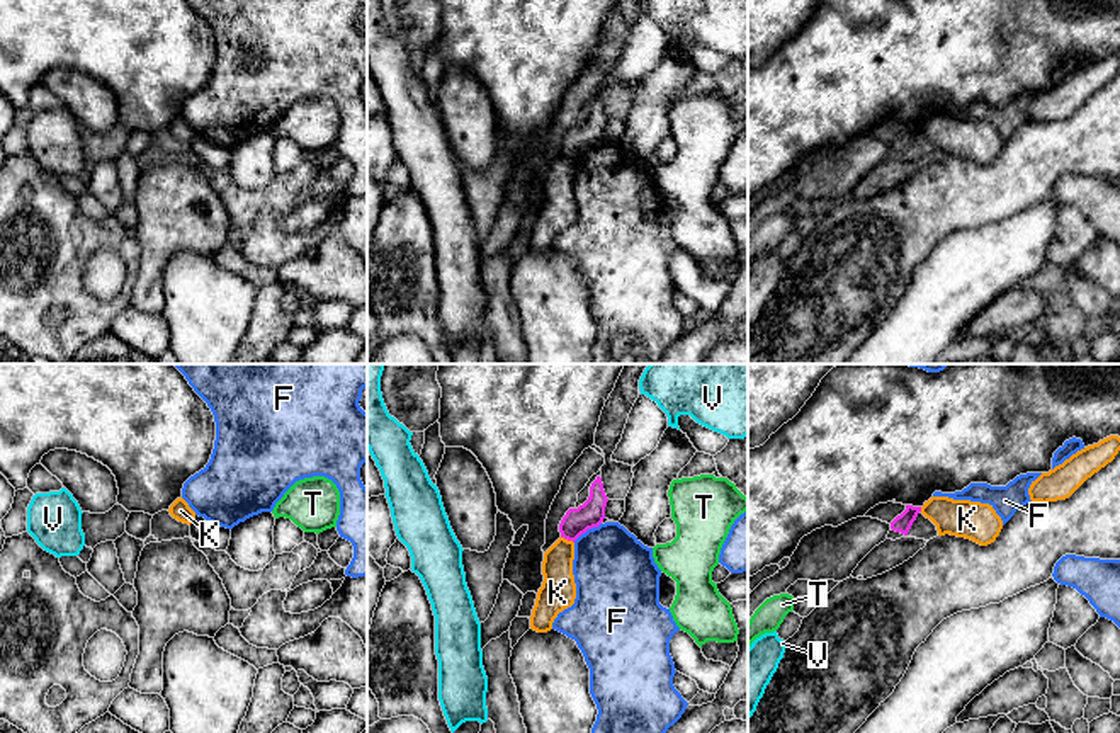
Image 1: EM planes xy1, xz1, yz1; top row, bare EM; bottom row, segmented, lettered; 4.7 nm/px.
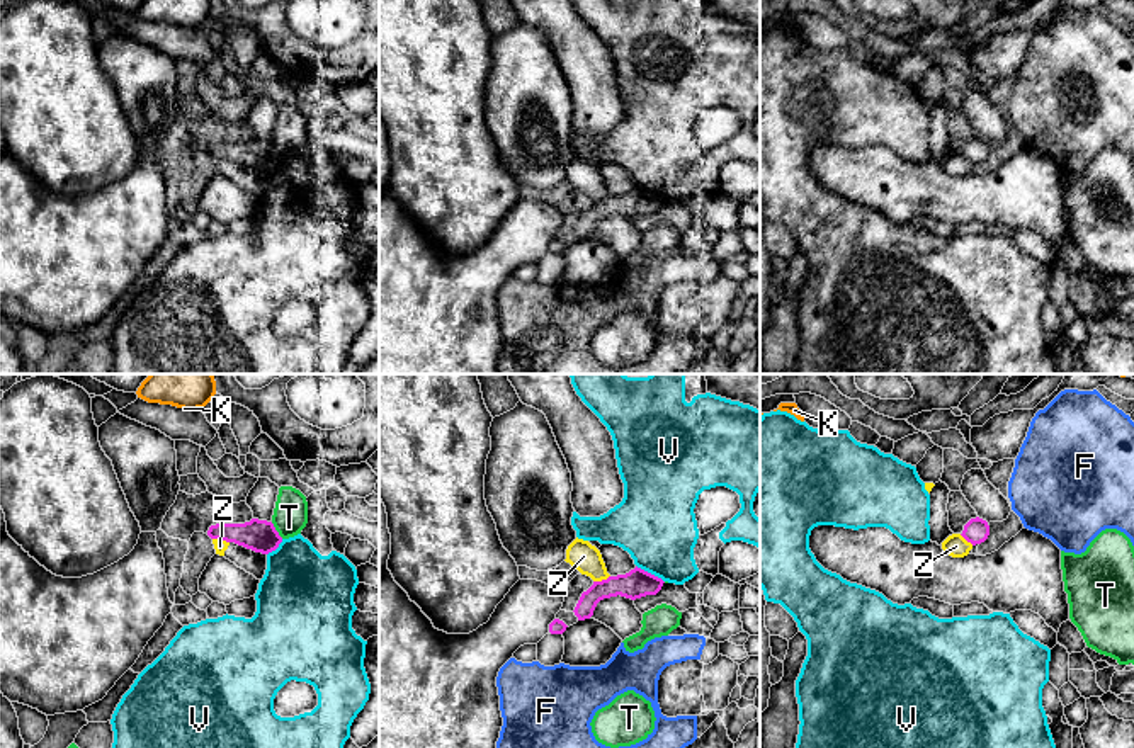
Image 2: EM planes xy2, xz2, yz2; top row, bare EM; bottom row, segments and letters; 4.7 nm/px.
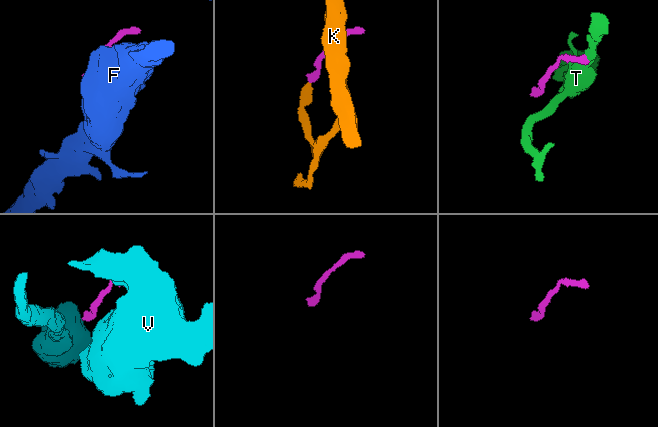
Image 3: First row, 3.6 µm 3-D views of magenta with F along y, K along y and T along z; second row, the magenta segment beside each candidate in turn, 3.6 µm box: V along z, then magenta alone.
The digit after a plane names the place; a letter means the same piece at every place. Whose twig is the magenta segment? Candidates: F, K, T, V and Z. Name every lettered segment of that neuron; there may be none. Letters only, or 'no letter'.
K

